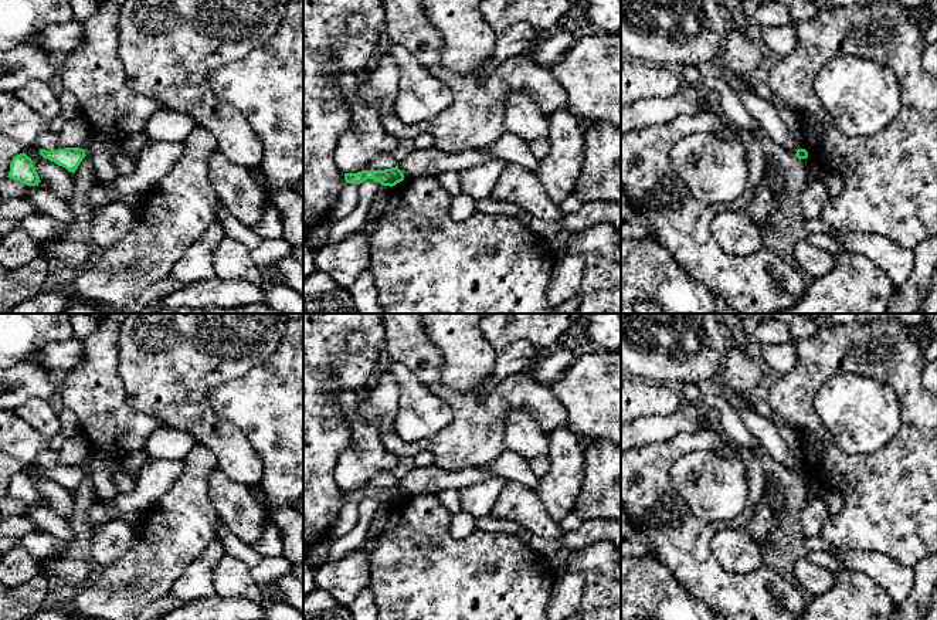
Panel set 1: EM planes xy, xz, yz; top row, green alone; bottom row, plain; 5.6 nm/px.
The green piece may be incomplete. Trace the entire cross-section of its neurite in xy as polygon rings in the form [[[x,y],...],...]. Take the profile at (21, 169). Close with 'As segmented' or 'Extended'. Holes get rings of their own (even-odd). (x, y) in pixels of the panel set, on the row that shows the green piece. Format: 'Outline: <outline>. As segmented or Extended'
Outline: [[[24,152],[13,157],[7,177],[27,186],[35,186],[41,182],[31,157]]]. As segmented

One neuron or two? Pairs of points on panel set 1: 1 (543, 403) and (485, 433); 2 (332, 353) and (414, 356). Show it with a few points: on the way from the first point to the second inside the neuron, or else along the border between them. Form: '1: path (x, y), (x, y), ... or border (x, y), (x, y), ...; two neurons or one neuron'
1: path (526, 402), (508, 402), (494, 416); one neuron
2: border (386, 328), (383, 342); two neurons

